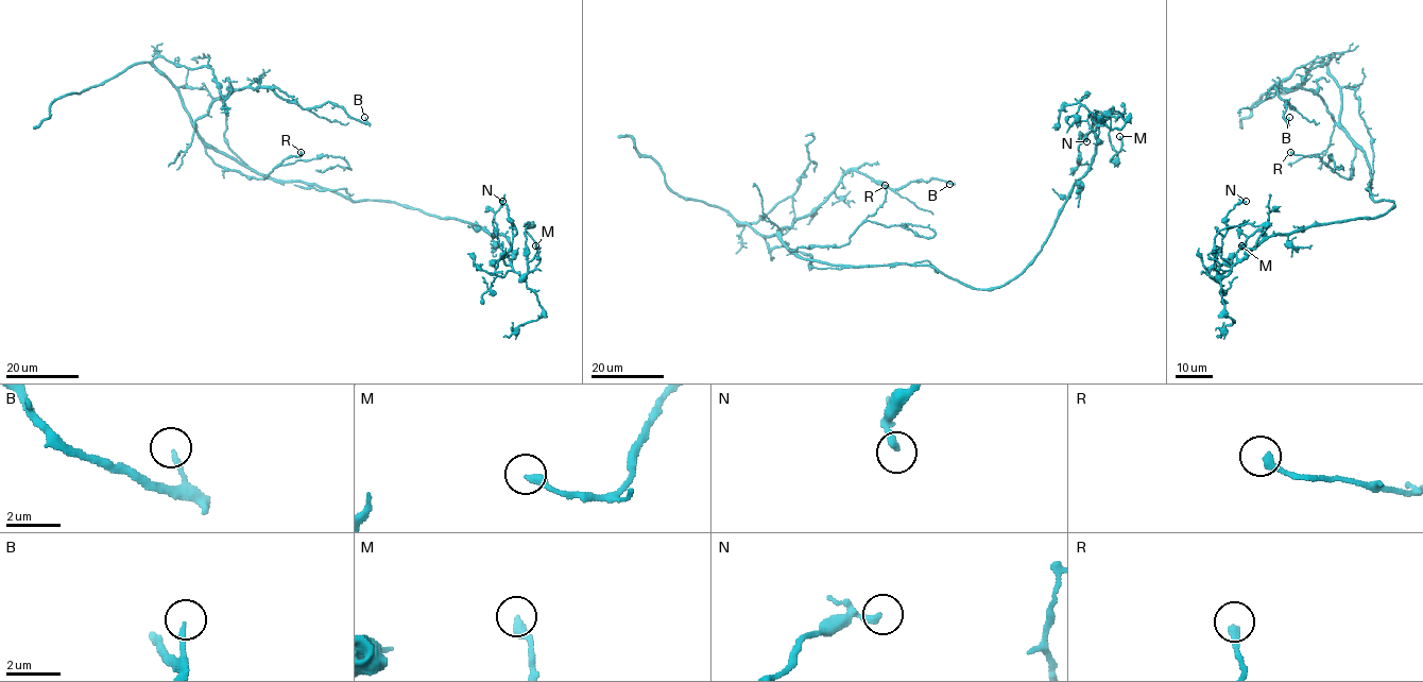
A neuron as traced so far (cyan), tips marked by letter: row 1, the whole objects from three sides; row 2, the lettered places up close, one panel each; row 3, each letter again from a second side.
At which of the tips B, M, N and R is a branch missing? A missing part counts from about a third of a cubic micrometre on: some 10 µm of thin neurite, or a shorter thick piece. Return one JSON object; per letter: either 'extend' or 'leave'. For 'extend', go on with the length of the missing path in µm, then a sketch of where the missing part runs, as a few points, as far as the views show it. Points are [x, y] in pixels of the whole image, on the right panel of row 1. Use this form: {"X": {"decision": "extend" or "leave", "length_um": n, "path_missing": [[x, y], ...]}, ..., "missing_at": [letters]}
{"B": {"decision": "leave"}, "M": {"decision": "leave"}, "N": {"decision": "leave"}, "R": {"decision": "leave"}, "missing_at": []}

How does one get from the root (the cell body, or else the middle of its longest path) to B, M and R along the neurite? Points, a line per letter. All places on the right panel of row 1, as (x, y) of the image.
B: (1372, 199), (1365, 154), (1317, 94), (1274, 87), (1293, 107), (1286, 102), (1287, 122), (1289, 117)
M: (1372, 199), (1393, 205), (1264, 238), (1220, 275), (1215, 236), (1266, 227), (1253, 248), (1241, 245)
R: (1372, 199), (1369, 190), (1371, 169), (1357, 147), (1351, 178), (1340, 176), (1318, 156), (1290, 152)

